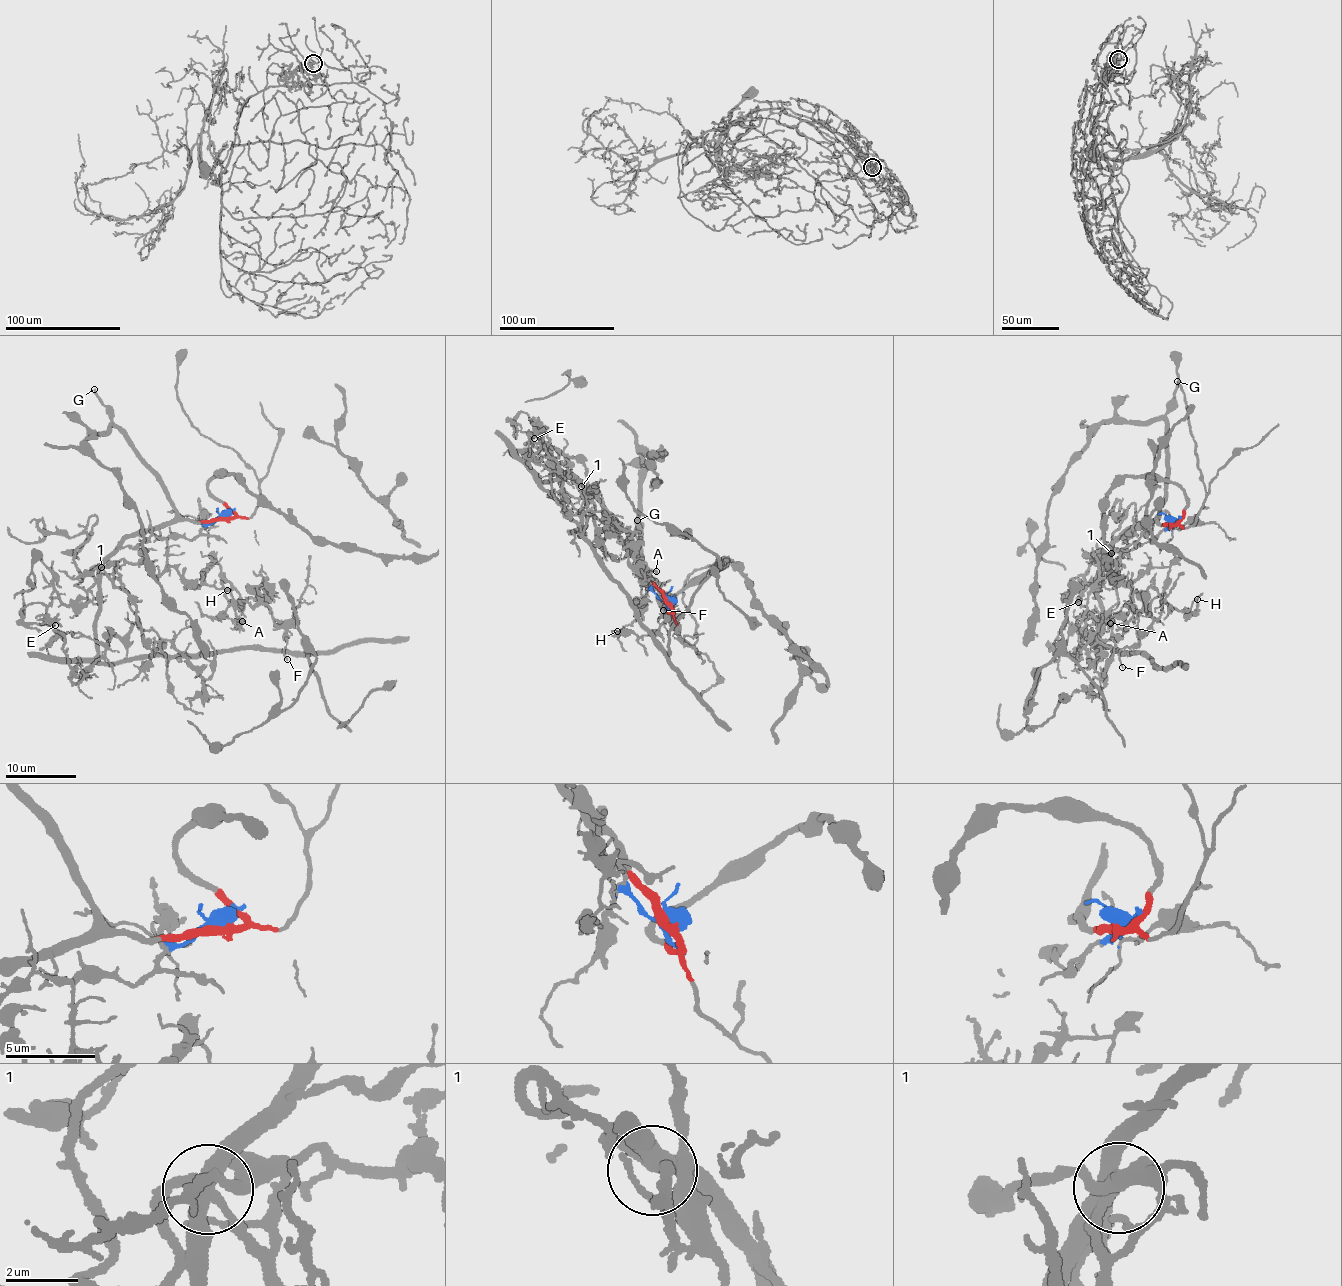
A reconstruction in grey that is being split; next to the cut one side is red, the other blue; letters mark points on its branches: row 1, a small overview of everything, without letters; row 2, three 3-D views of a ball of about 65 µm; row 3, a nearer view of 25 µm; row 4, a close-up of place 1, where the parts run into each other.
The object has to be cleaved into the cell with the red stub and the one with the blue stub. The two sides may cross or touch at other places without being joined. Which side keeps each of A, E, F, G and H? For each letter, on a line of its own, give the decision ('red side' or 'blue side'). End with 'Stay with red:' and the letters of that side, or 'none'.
A: blue side
E: blue side
F: blue side
G: red side
H: blue side
Stay with red: G

